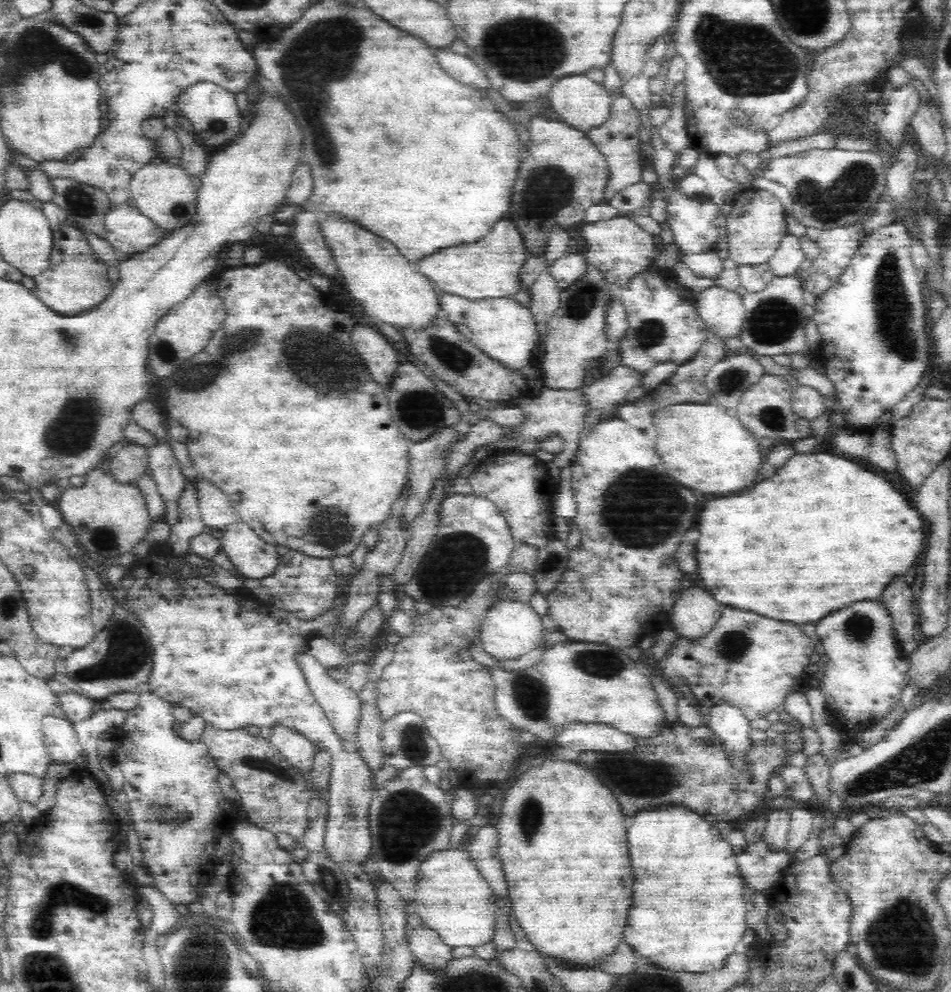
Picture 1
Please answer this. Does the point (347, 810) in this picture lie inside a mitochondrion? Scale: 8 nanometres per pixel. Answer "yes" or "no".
yes

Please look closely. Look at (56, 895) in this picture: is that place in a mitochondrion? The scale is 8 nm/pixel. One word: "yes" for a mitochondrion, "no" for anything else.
yes

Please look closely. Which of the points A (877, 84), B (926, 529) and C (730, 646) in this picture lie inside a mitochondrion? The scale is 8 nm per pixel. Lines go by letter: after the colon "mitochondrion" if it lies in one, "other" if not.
A: other
B: other
C: mitochondrion

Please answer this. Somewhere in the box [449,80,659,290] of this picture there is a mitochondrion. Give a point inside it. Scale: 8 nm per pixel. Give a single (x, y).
(548, 189)

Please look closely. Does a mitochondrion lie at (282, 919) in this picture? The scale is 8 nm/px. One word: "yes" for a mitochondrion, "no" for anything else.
yes

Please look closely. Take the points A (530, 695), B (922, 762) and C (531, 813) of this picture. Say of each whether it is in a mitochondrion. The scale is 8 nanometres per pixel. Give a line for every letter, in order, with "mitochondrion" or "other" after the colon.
A: mitochondrion
B: mitochondrion
C: mitochondrion

